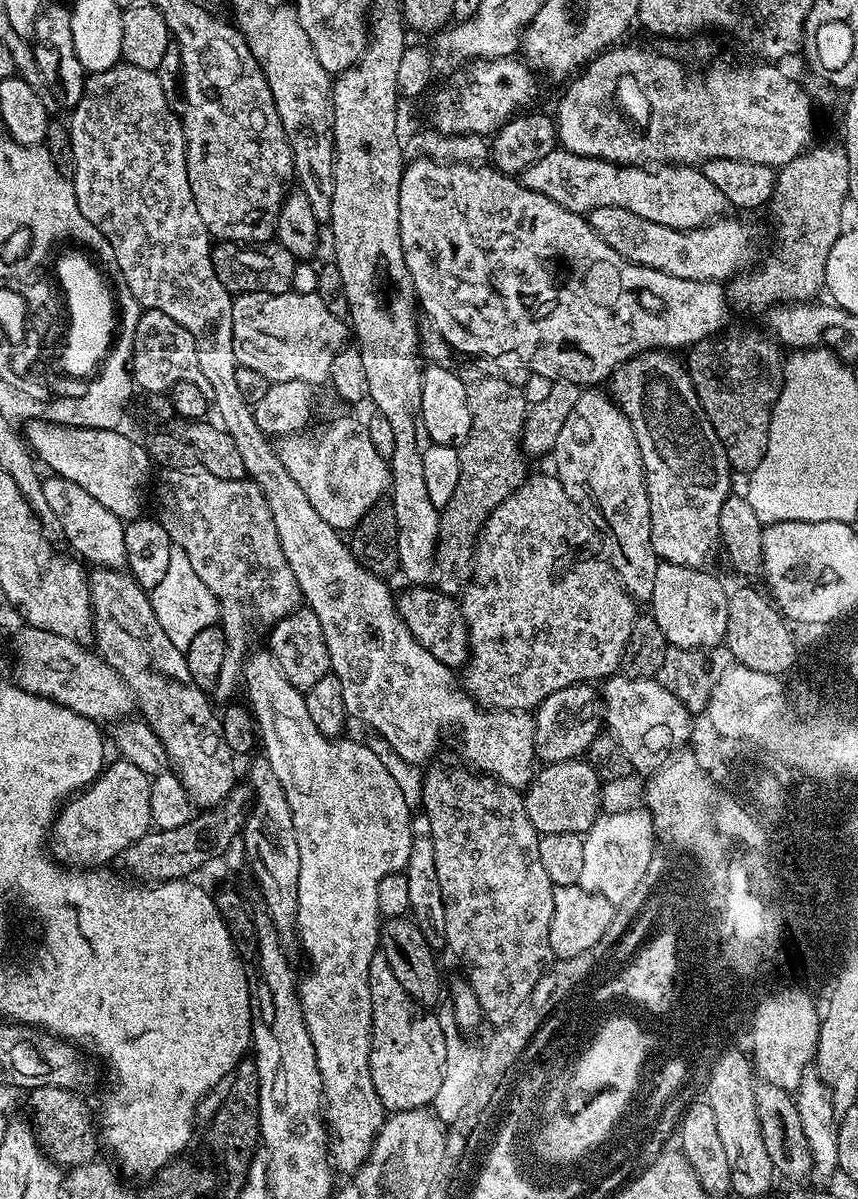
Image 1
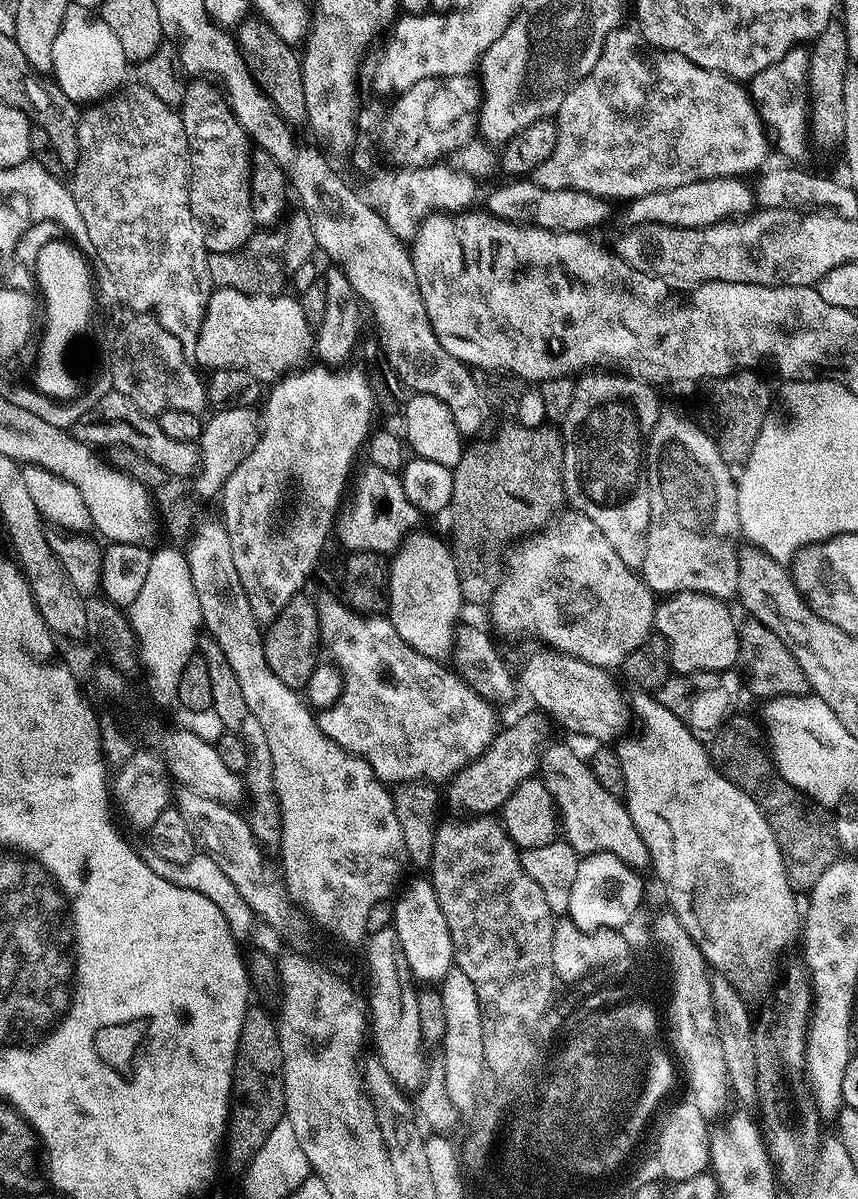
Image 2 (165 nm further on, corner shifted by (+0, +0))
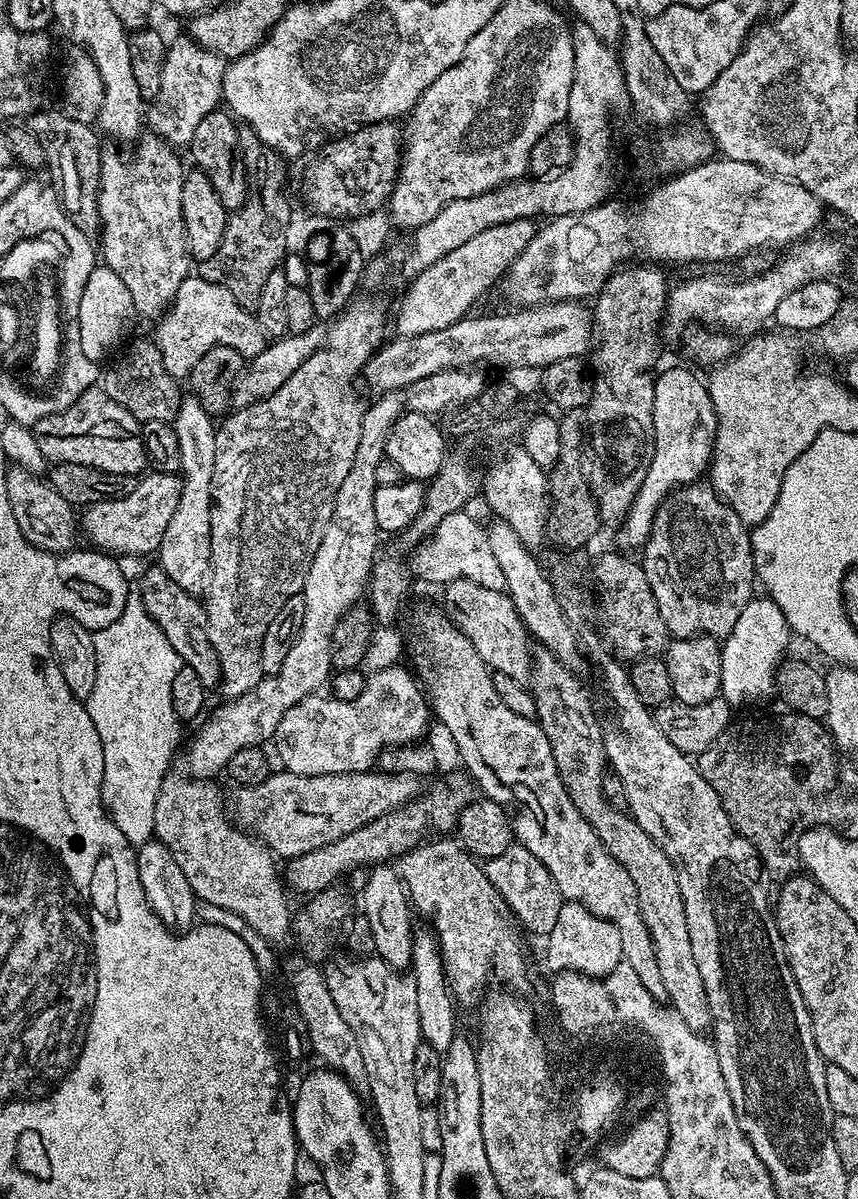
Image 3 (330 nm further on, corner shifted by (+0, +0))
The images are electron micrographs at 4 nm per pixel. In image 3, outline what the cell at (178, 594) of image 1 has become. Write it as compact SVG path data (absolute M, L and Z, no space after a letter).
M136 594L129 595L118 622L110 622L110 626L93 632L92 641L98 674L94 678L94 691L90 693L86 707L90 722L94 722L94 730L98 730L98 738L102 738L104 773L100 797L108 812L108 819L114 822L114 826L118 826L118 830L122 830L122 838L126 838L130 847L137 850L153 839L154 806L169 771L168 763L171 762L172 755L176 752L176 743L180 740L182 722L174 714L174 706L170 702L170 685L174 682L174 674L178 674L182 665L174 646L170 646L166 634L162 634Z

